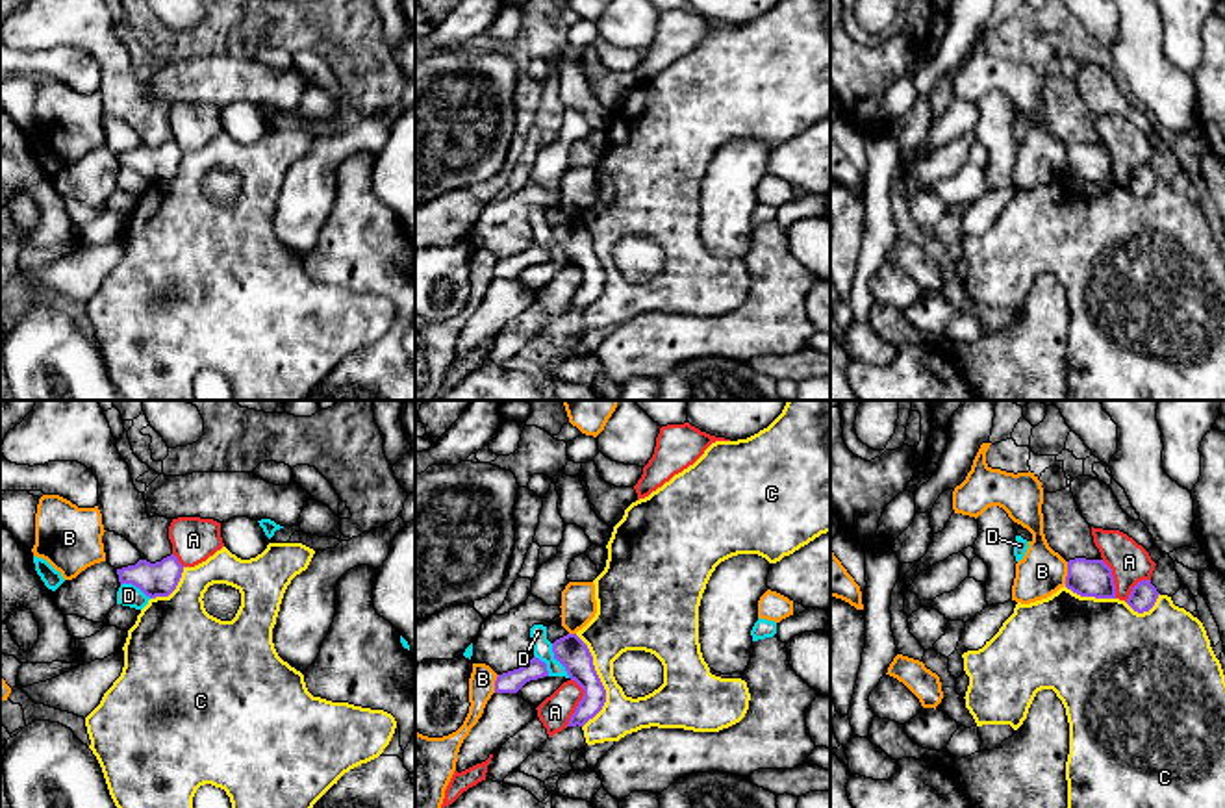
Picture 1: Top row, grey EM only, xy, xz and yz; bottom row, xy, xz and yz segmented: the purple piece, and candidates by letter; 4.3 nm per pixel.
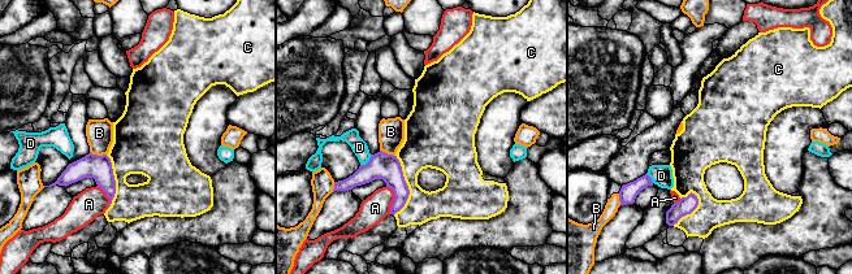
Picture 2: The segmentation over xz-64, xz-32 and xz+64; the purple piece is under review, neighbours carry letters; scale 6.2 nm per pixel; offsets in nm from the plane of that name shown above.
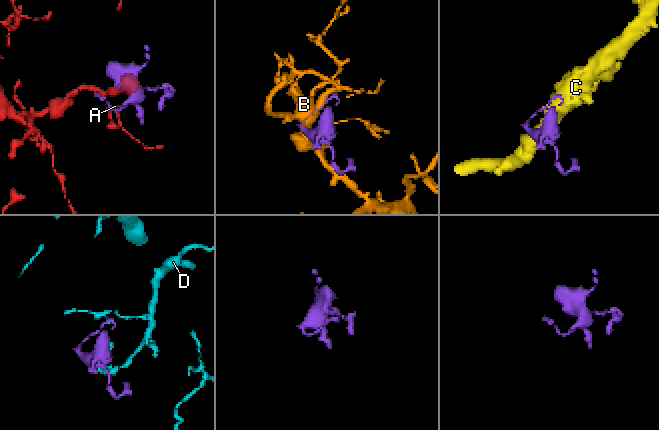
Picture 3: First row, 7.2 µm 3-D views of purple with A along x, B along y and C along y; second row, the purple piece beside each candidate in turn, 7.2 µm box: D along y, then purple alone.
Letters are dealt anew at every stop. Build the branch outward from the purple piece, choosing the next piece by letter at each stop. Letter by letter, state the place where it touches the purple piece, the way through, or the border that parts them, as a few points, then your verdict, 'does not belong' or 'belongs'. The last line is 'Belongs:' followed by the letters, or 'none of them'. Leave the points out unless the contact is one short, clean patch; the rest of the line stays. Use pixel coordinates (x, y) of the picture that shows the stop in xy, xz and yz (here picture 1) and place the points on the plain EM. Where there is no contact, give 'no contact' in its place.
A: meets purple in xz at (579, 288); border along xz (573, 264), (582, 275), (582, 284), (566, 310); does not belong
B: meets purple in yz at (1068, 158); does not belong
C: meets purple in xz at (599, 265); border along xz (575, 219), (586, 230), (605, 275), (605, 290), (582, 312); does not belong
D: meets purple in xz at (556, 243); does not belong
Belongs: none of them

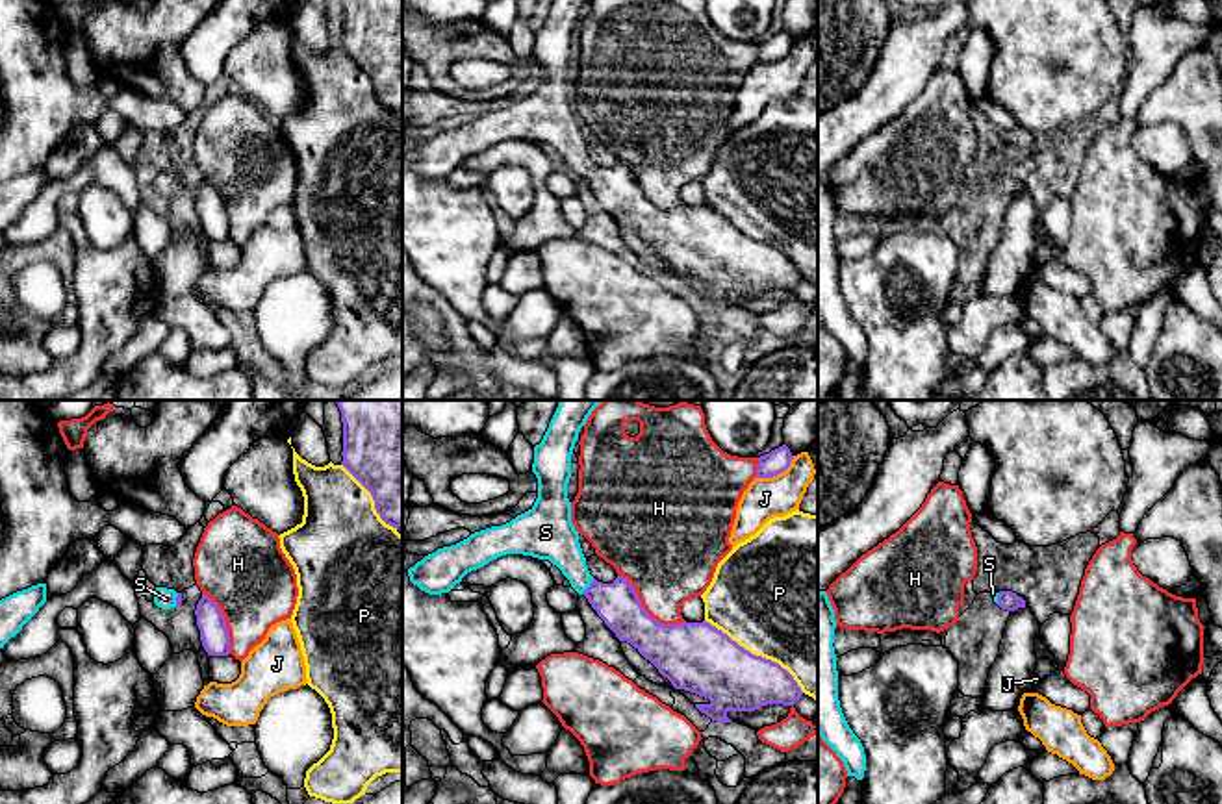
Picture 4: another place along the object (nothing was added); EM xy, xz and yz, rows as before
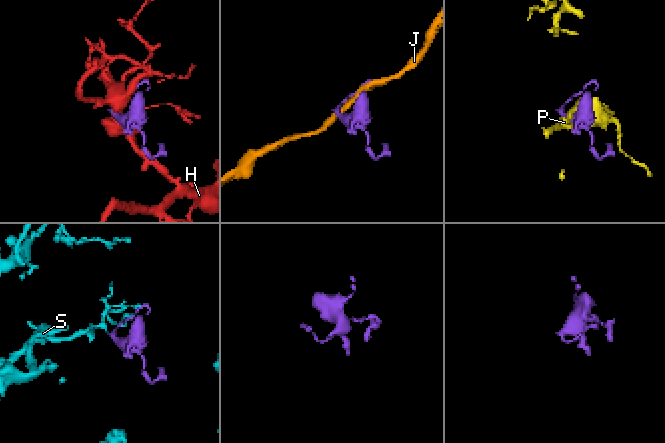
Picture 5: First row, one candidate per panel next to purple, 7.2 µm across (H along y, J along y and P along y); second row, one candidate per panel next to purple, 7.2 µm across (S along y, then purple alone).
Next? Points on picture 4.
H: meets purple in xz at (644, 195); does not belong
J: meets purple in xz at (776, 60); does not belong
P: meets purple in xz at (757, 241); does not belong
S: meets purple in xz at (590, 171); runs through xz (618, 189), (601, 182), (590, 171), (575, 156), (557, 125); belongs
Belongs: S

